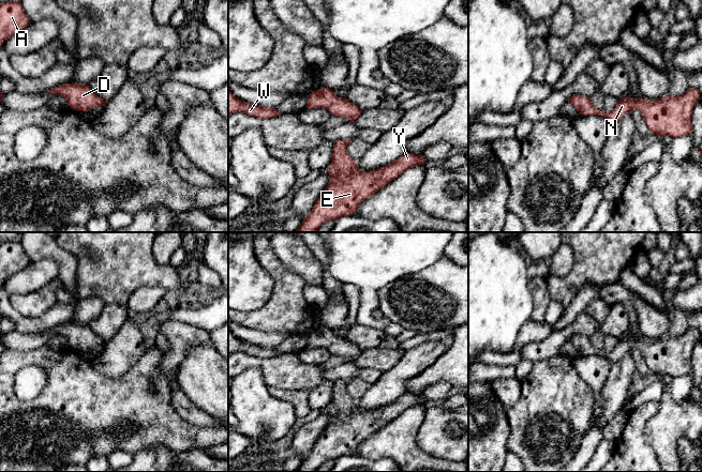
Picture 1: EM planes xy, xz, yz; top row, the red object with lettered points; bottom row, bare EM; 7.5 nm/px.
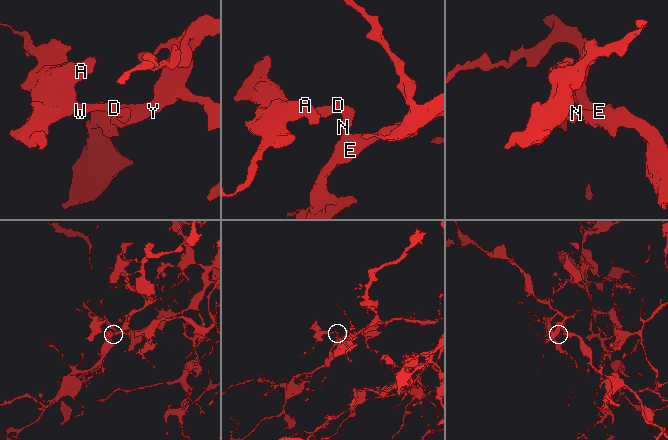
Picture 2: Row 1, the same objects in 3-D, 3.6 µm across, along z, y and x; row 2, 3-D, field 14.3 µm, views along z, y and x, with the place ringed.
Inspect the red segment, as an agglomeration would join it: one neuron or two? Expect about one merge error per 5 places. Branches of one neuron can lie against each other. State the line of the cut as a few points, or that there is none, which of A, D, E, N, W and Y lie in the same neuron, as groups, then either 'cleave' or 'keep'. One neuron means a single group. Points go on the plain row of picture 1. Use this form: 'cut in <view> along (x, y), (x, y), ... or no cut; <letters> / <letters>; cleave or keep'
no cut; A D E N W Y; keep

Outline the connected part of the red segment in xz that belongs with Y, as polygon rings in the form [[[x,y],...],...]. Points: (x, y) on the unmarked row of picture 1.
[[[350,380],[333,381],[332,401],[327,409],[330,415],[329,423],[295,472],[316,472],[323,463],[329,460],[338,460],[340,457],[352,455],[363,440],[405,410],[425,402],[422,395],[405,393],[389,405],[370,412],[361,412],[358,401],[346,392]]]

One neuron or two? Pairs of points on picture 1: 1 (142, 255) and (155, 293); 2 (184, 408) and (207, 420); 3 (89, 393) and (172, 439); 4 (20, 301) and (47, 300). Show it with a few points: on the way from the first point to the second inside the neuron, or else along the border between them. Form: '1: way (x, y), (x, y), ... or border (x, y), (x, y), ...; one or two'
1: border (166, 290), (160, 287), (139, 286), (130, 297); two
2: way (190, 412), (202, 419); one
3: way (109, 413), (132, 413), (151, 421); one
4: way (27, 301), (41, 301); one

